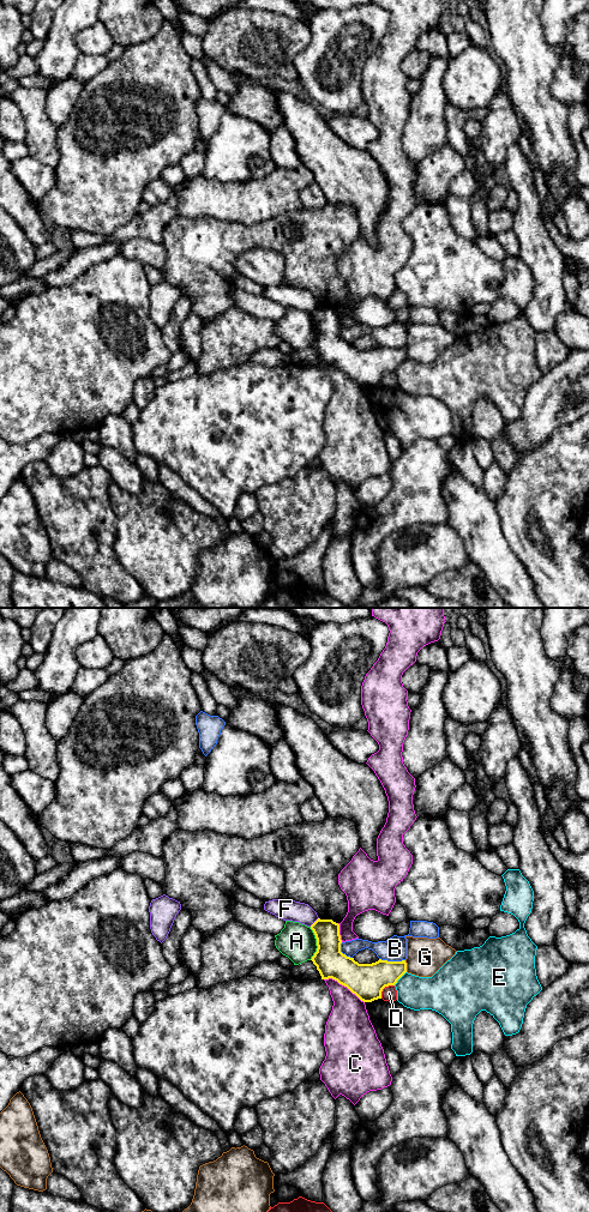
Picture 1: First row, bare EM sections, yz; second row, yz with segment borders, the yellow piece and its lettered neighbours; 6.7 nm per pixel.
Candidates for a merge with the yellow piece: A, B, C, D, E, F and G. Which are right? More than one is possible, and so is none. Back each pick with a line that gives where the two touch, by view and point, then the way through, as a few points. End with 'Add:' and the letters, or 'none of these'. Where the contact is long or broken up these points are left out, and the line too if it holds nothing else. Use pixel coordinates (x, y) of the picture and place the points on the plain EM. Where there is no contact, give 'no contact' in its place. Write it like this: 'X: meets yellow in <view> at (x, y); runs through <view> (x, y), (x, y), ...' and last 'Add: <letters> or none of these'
Add: none of these

